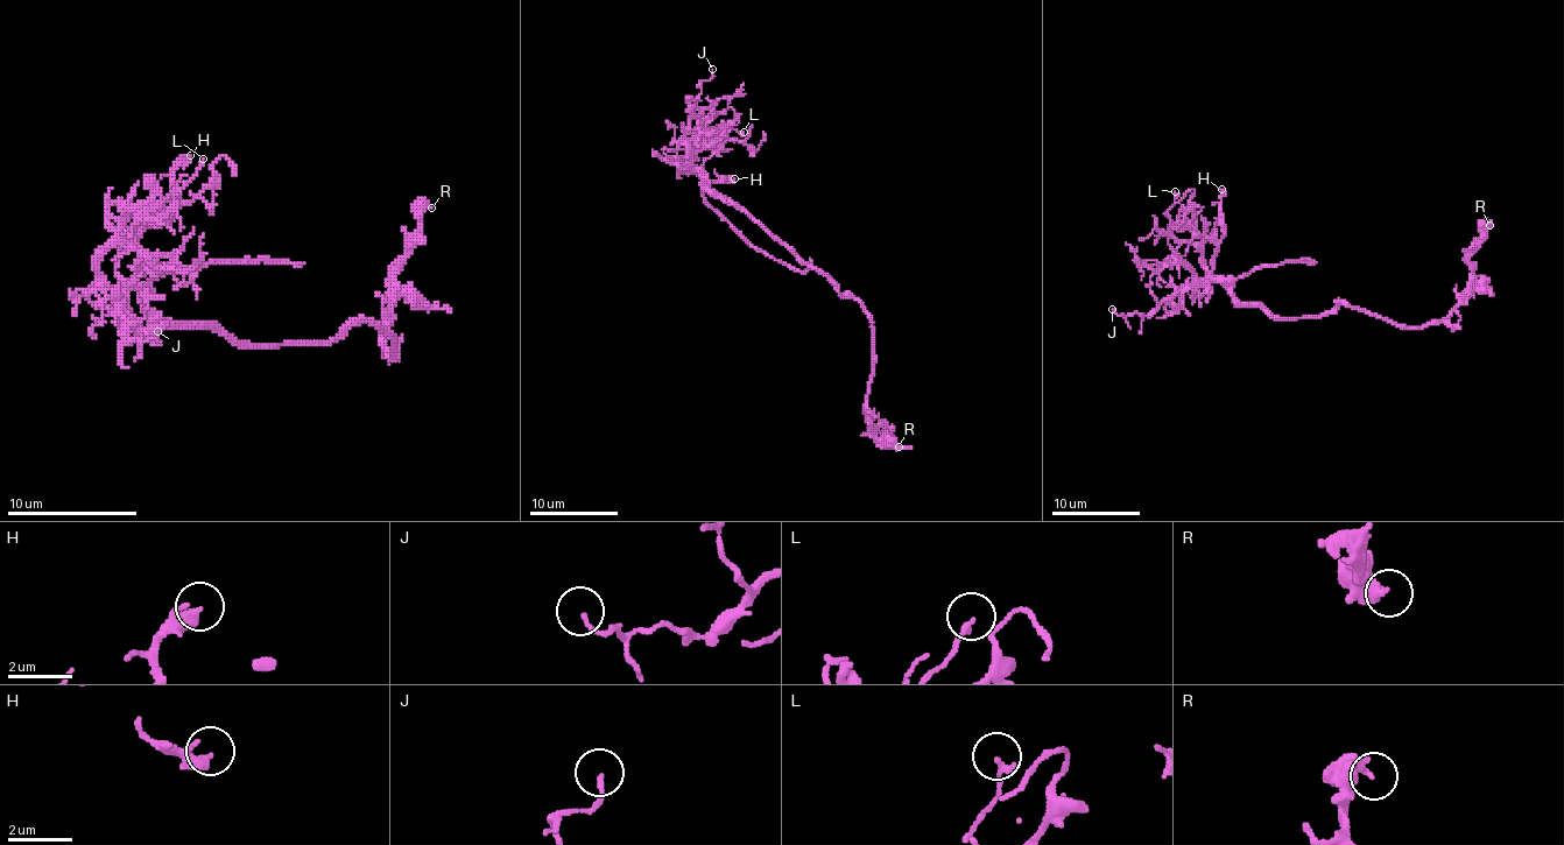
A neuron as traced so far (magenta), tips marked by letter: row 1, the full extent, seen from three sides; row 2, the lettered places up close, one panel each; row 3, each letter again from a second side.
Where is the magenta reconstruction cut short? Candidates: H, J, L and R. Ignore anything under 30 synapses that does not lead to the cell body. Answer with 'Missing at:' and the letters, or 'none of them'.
Missing at: none of them

